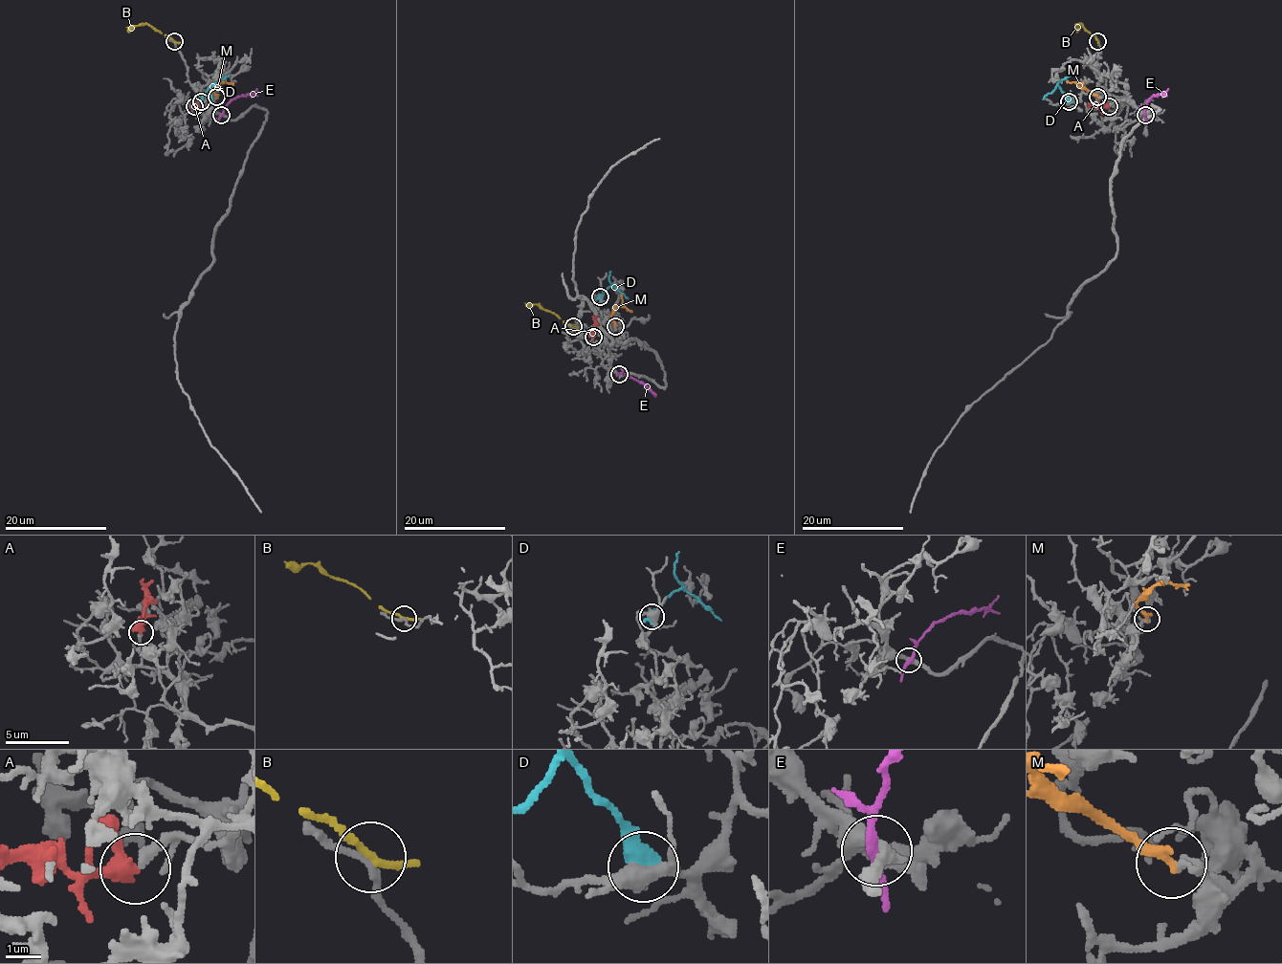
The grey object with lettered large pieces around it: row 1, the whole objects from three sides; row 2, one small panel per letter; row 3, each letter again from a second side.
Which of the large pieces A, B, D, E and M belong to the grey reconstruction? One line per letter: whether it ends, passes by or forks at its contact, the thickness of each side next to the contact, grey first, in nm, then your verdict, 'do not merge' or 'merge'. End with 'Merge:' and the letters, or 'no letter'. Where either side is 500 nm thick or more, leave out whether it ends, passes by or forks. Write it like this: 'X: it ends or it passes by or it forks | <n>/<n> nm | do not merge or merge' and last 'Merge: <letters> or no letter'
A: it passes by | 280/400 nm | merge
B: it passes by | 200/200 nm | do not merge
D: 400/650 nm | do not merge
E: it passes by | 360/240 nm | do not merge
M: it ends | 140/320 nm | do not merge
Merge: A

